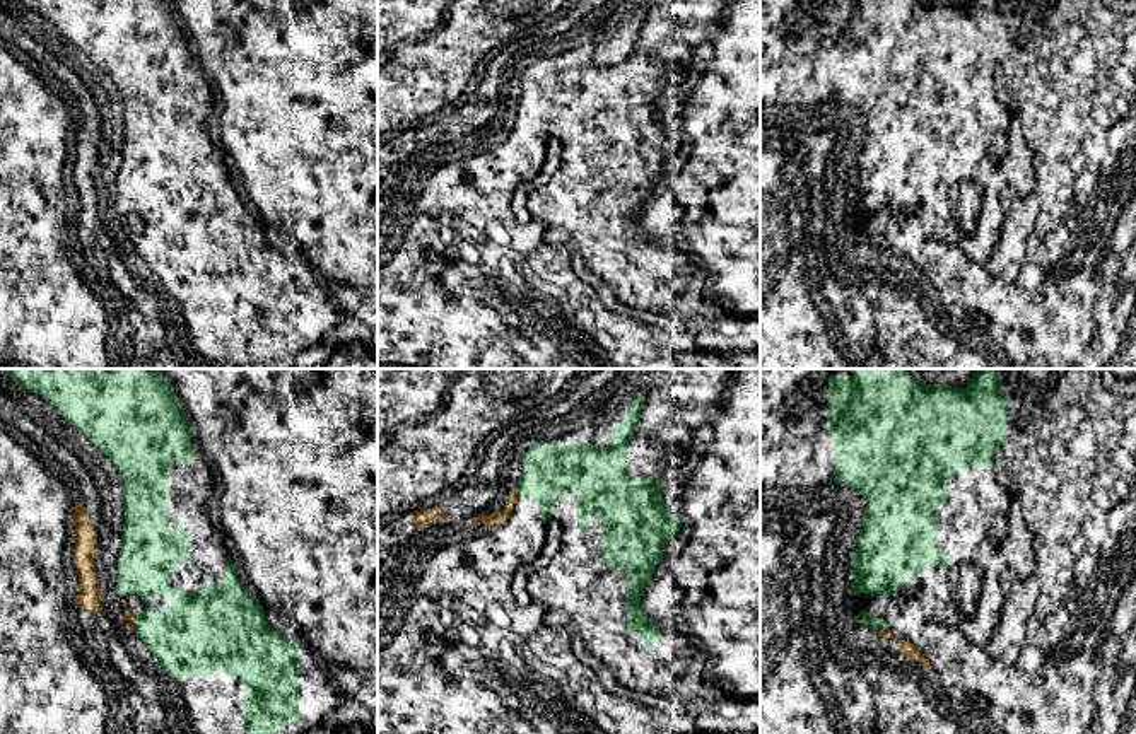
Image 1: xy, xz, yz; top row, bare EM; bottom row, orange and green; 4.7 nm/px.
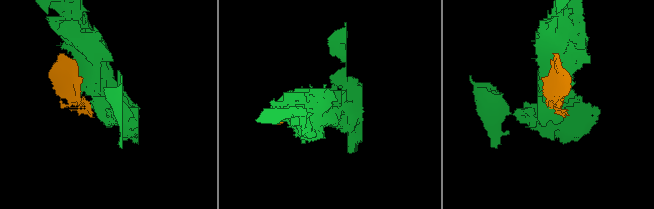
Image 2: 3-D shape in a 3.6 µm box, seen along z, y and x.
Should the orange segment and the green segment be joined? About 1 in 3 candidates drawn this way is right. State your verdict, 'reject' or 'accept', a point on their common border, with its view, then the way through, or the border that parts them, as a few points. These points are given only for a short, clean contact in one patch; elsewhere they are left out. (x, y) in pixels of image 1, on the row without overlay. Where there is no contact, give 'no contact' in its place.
reject; contact xz (516, 110); border xz (516, 104), (520, 115)

